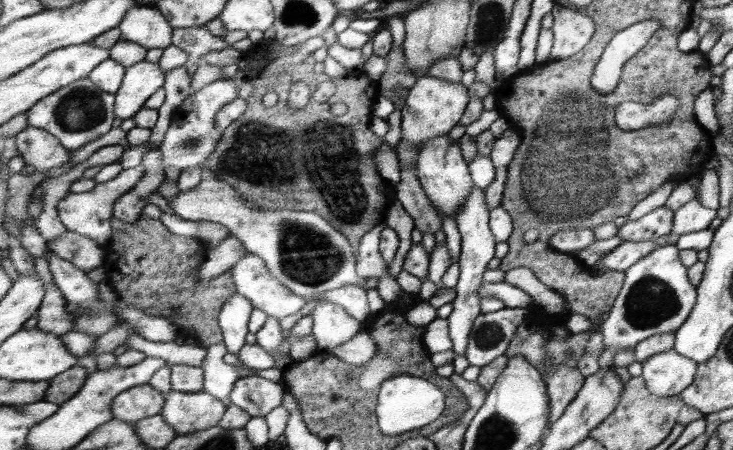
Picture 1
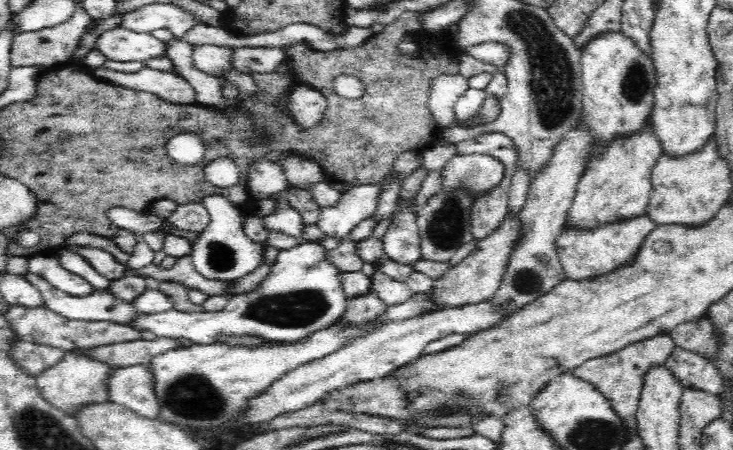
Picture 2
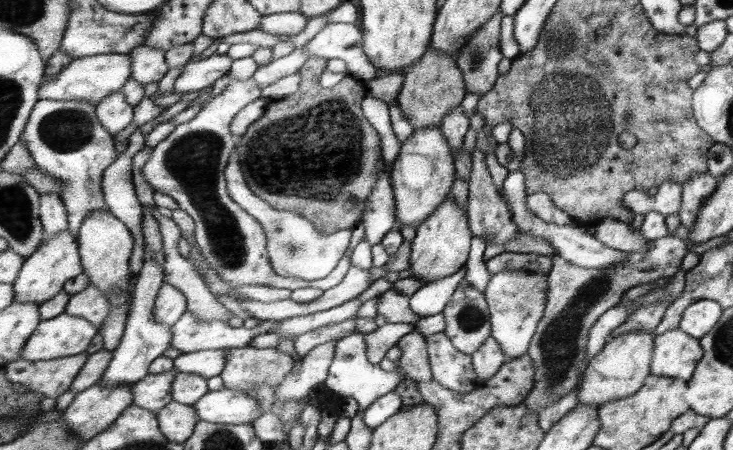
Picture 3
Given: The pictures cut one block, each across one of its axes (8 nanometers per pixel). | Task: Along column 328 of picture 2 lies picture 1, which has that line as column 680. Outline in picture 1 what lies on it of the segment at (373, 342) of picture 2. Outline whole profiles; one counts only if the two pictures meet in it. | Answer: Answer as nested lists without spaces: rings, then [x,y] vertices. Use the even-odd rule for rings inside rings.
[[[673,349],[655,353],[641,363],[640,377],[655,397],[675,397],[693,382],[696,362]]]

